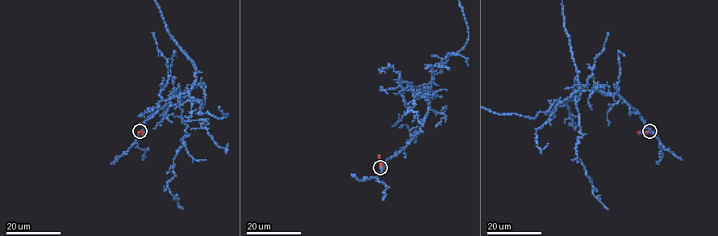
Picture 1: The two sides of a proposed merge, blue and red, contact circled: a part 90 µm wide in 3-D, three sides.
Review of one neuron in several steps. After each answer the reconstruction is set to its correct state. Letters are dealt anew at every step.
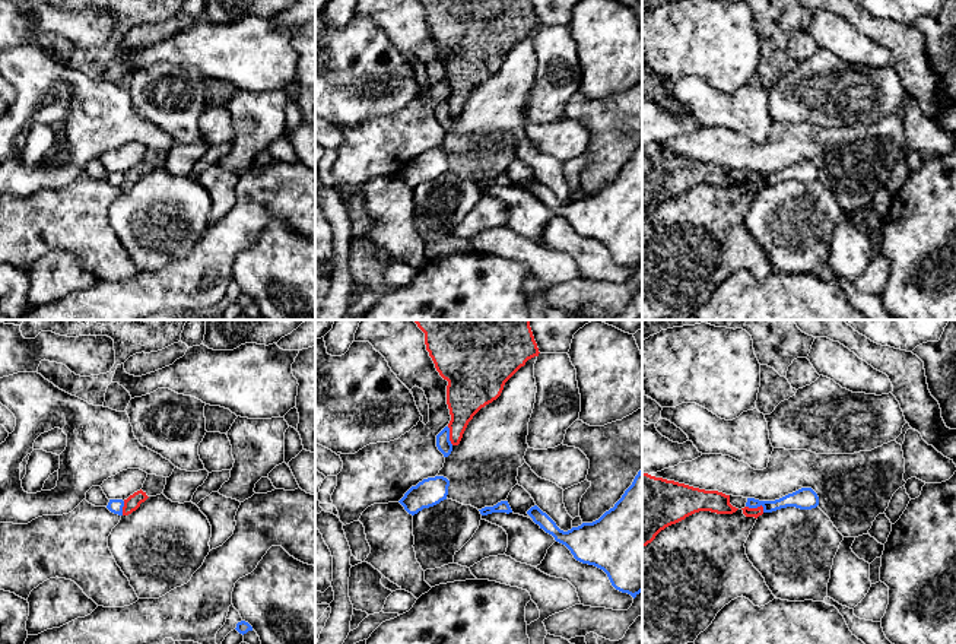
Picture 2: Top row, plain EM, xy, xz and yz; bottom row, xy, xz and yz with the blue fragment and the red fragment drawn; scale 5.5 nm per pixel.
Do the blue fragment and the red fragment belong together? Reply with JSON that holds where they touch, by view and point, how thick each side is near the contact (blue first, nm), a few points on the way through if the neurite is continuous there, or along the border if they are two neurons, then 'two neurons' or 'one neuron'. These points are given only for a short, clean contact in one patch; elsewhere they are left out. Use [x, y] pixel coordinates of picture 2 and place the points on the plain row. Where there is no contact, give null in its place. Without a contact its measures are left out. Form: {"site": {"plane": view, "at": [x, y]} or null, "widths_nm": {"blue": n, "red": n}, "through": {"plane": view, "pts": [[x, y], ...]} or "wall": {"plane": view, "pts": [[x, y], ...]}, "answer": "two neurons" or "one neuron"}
{"site": {"plane": "yz", "at": [756, 180]}, "widths_nm": {"blue": 100, "red": 50}, "wall": {"plane": "yz", "pts": [[746, 178], [761, 178], [764, 184]]}, "answer": "two neurons"}

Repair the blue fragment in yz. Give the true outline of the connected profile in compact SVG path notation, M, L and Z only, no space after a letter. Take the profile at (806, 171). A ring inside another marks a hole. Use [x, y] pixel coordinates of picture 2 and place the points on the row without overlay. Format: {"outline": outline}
{"outline": "M801 161L775 174L759 174L755 171L747 171L746 180L758 181L760 178L763 180L763 185L772 185L787 180L812 183L819 178L819 169L812 161Z"}

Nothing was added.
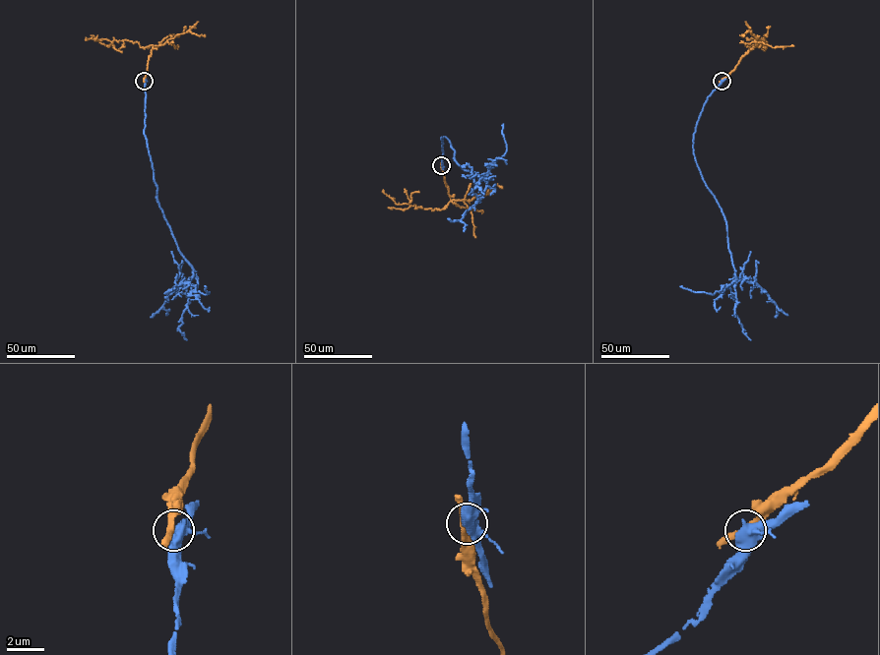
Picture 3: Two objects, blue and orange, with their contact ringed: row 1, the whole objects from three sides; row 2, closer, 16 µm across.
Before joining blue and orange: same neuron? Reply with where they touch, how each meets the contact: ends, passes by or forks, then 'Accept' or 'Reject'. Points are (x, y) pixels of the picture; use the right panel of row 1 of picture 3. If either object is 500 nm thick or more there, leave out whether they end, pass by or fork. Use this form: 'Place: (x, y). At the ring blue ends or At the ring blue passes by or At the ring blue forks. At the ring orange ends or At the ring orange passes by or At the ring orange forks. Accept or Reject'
Place: (722, 81). At the ring blue forks. At the ring orange passes by. Reject

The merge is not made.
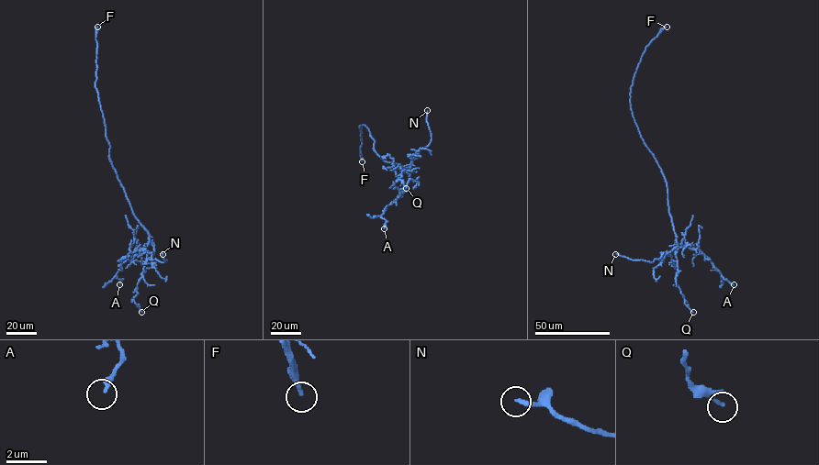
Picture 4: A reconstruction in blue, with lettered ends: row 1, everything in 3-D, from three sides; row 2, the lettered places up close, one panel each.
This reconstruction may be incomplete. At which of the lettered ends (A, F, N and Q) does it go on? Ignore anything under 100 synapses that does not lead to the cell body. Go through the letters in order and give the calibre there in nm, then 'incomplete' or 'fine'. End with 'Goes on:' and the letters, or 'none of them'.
A: 300 nm thick; fine
F: 300 nm thick; incomplete
N: 220 nm thick; fine
Q: 160 nm thick; fine
Goes on: F

